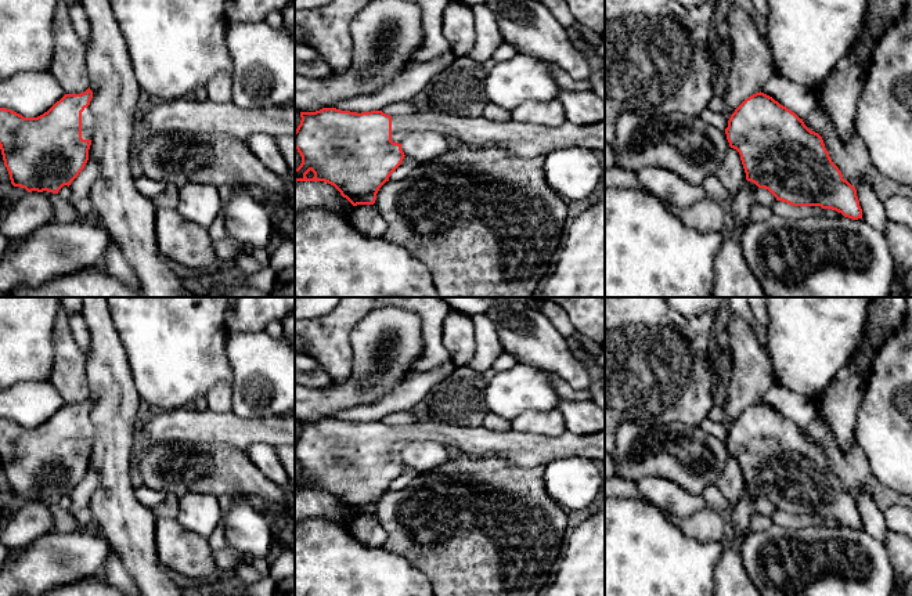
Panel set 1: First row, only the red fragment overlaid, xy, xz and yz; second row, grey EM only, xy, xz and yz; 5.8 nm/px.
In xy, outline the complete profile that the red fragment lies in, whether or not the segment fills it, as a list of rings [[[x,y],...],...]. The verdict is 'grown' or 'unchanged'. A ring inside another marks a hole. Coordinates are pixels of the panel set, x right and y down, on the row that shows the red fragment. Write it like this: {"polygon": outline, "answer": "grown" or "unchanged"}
{"polygon": [[[90,87],[80,94],[65,94],[47,112],[37,118],[0,108],[0,149],[11,184],[28,192],[53,192],[79,176],[89,160],[89,149],[95,127],[95,116],[90,109],[93,91]]], "answer": "grown"}

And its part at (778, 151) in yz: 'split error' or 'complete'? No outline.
complete

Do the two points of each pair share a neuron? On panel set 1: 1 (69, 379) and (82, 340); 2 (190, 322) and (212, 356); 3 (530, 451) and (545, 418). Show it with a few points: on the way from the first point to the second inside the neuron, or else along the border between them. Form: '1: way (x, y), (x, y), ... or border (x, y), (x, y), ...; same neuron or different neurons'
1: border (68, 318), (72, 338), (85, 356); different neurons
2: way (190, 331), (204, 347); same neuron
3: border (511, 429), (551, 436), (559, 436), (566, 430); different neurons

